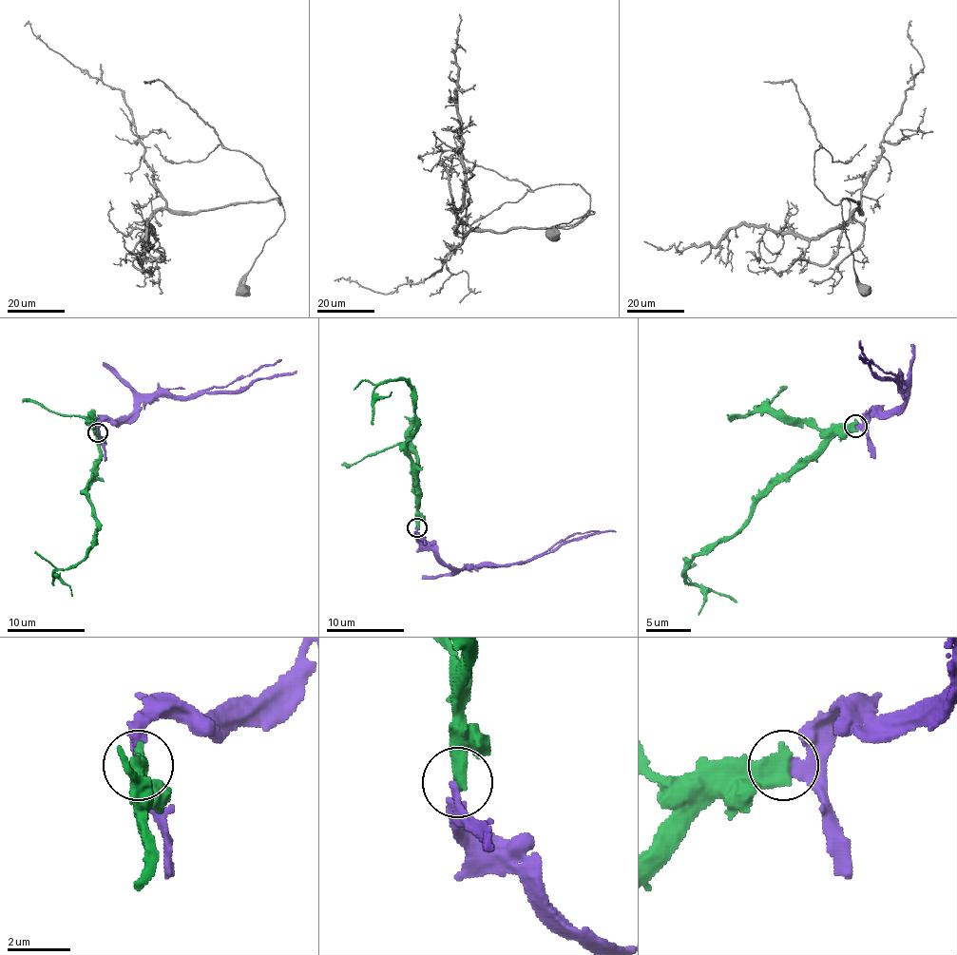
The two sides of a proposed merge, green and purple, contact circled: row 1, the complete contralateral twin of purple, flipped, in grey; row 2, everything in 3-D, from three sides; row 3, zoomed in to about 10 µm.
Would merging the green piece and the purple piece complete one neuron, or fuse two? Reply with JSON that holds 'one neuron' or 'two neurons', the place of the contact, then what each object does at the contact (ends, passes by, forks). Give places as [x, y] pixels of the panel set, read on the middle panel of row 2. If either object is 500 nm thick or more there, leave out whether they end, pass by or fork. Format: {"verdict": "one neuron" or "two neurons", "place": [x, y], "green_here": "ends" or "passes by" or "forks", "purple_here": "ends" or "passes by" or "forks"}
{"verdict": "two neurons", "place": [417, 527]}

